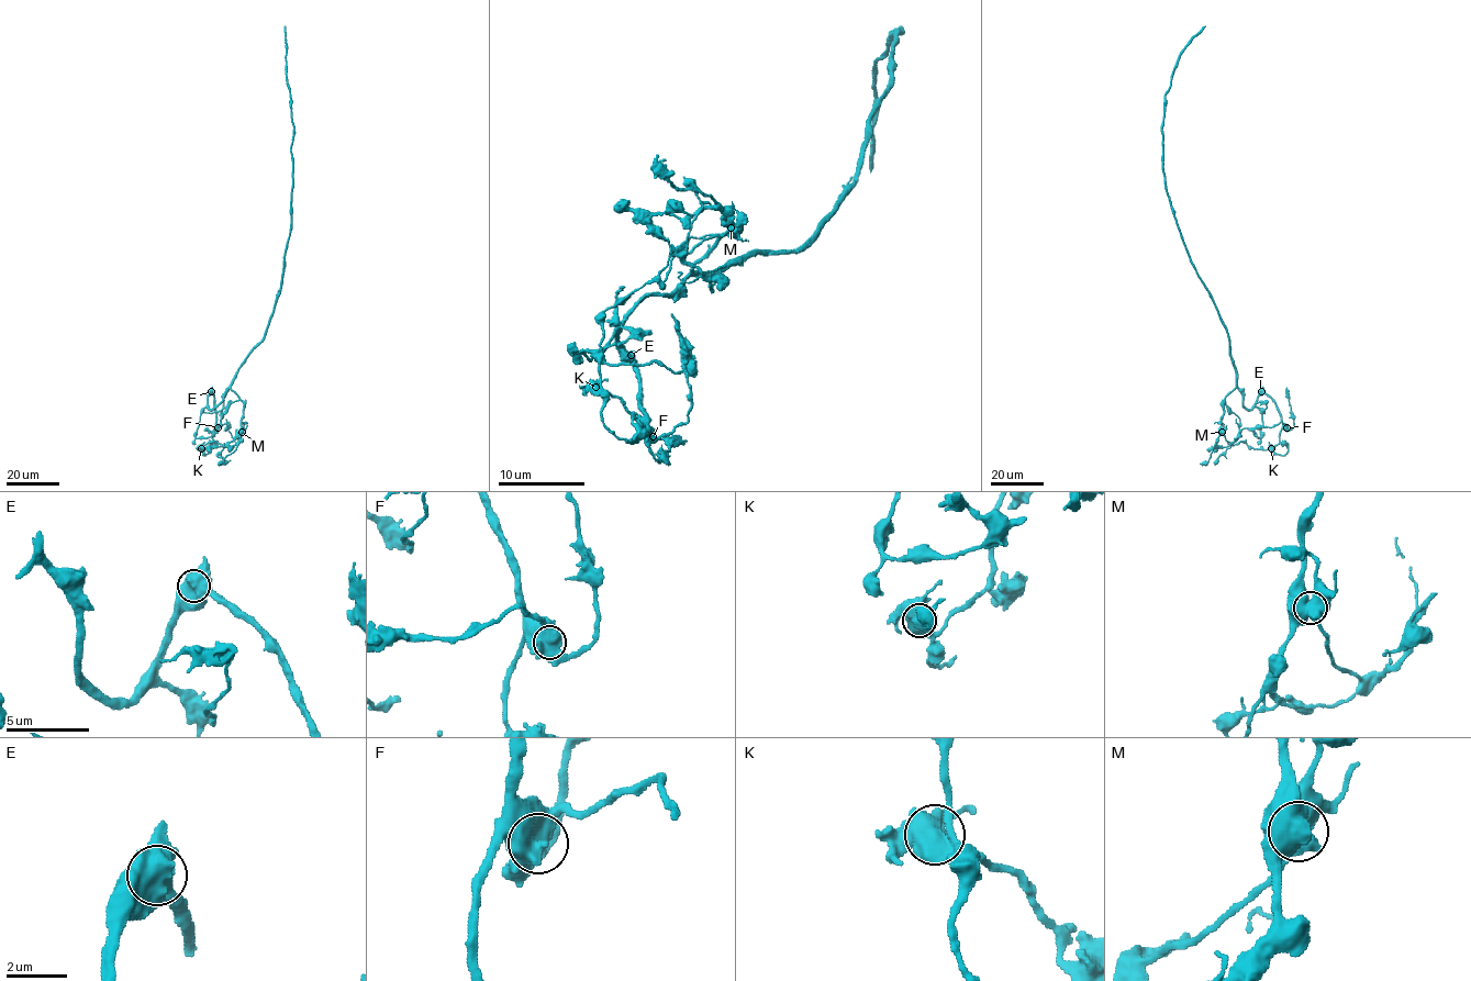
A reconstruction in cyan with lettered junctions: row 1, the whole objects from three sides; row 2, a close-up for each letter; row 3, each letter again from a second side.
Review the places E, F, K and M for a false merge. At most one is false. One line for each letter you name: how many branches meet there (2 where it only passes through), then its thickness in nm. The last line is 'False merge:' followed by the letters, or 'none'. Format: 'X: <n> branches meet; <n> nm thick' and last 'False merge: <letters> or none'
M: 3 branches meet; 600 nm thick
False merge: M

